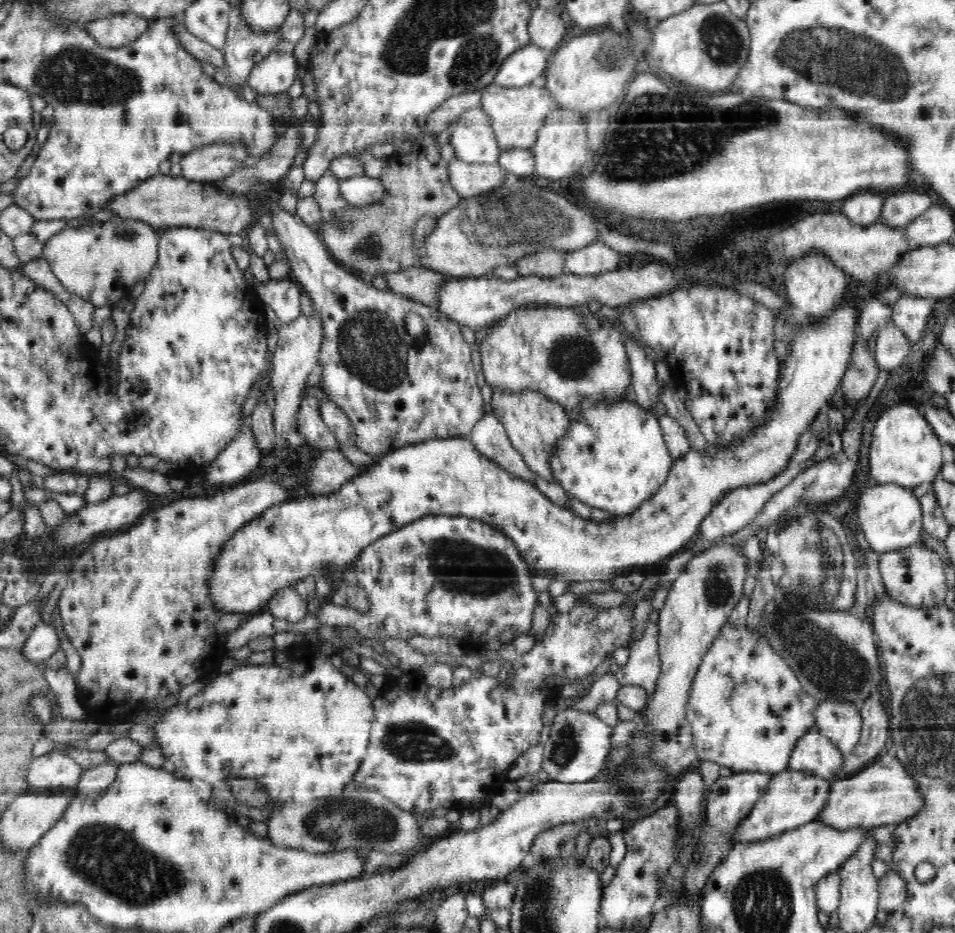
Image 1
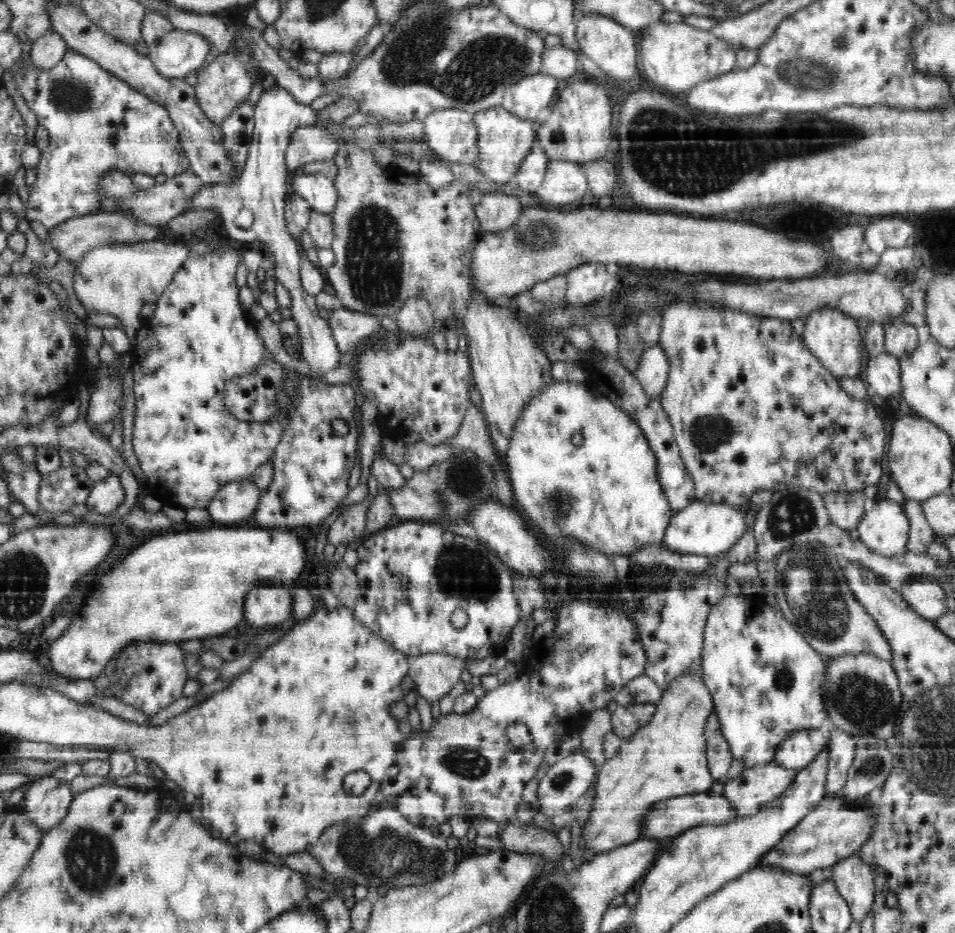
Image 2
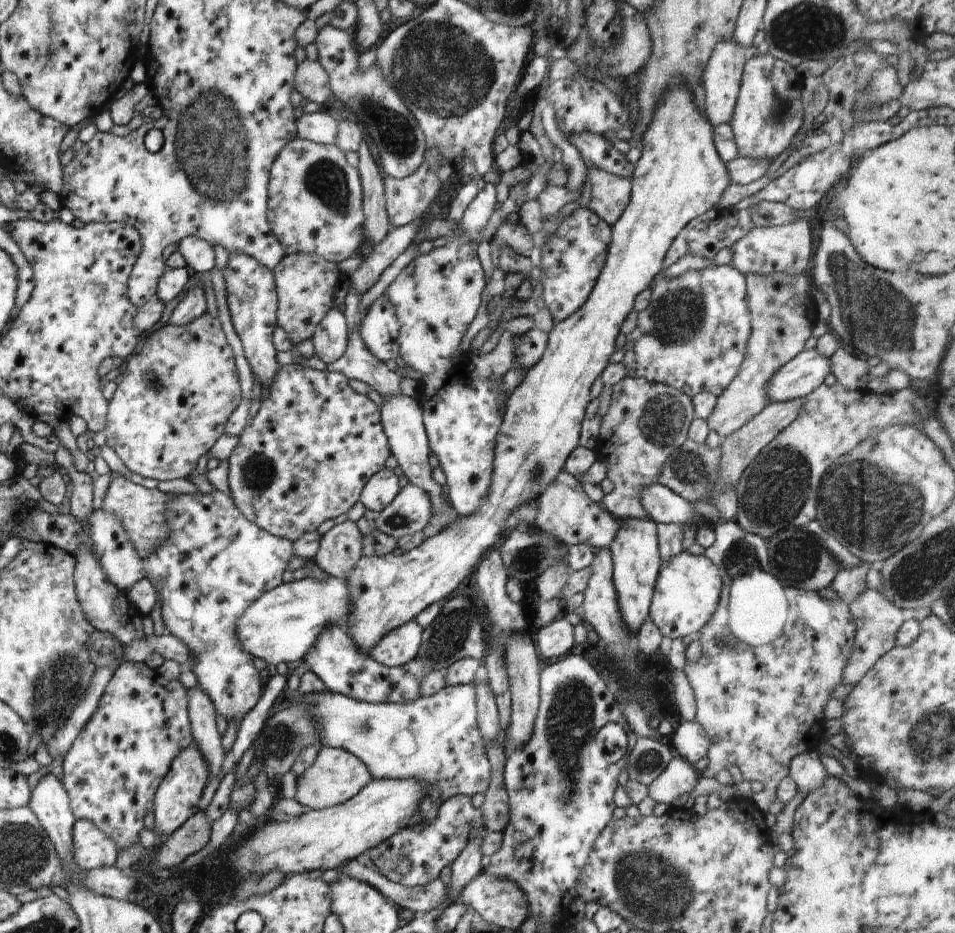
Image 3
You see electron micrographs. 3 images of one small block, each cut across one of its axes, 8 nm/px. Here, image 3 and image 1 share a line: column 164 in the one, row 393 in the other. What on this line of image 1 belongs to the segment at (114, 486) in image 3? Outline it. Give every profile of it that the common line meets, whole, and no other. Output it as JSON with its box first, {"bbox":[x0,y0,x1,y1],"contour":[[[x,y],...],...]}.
{"bbox":[492,389,571,482],"contour":[[[500,389],[492,390],[492,413],[505,426],[512,446],[520,452],[525,463],[534,473],[548,482],[554,482],[554,471],[548,460],[550,460],[554,446],[564,438],[564,434],[571,425],[567,410],[540,392],[510,393]]]}

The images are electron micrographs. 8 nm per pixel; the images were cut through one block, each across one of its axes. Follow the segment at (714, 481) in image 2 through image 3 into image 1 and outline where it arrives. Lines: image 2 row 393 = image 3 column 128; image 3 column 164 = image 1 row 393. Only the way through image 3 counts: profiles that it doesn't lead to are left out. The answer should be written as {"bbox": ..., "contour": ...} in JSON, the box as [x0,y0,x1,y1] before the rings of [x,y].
{"bbox":[633,283,781,447],"contour":[[[684,283],[657,297],[633,302],[633,319],[639,340],[655,352],[656,360],[668,365],[672,385],[680,393],[684,408],[688,409],[704,438],[716,447],[741,443],[753,428],[765,421],[780,386],[781,361],[774,352],[773,324],[776,313],[753,298],[736,290],[708,287],[702,283]]]}

